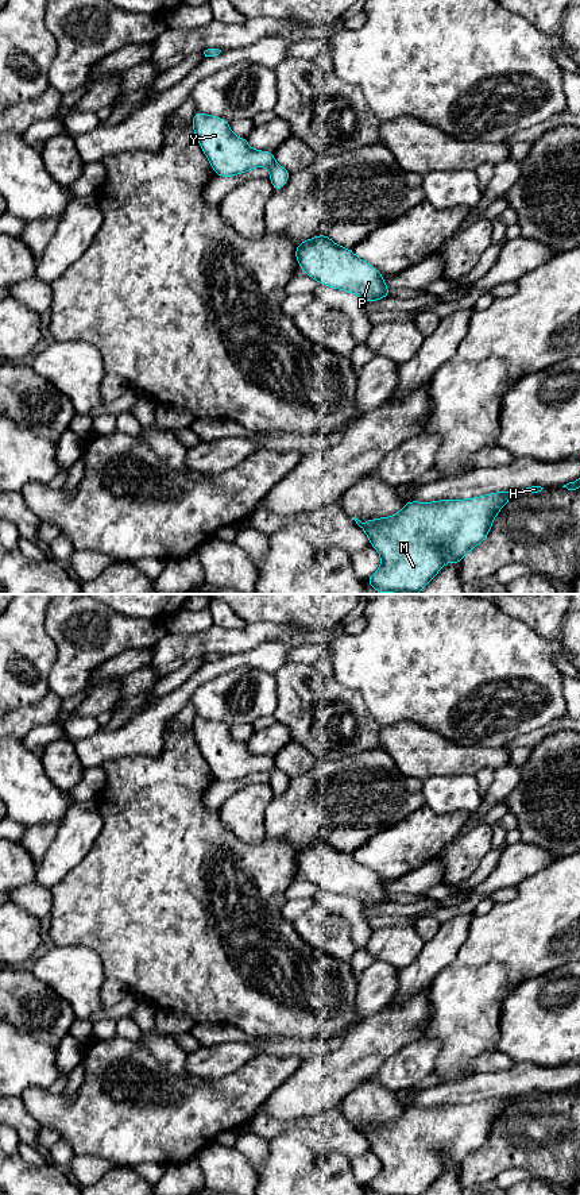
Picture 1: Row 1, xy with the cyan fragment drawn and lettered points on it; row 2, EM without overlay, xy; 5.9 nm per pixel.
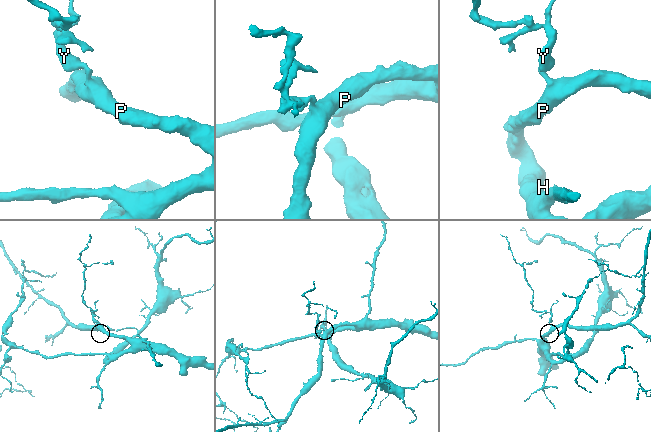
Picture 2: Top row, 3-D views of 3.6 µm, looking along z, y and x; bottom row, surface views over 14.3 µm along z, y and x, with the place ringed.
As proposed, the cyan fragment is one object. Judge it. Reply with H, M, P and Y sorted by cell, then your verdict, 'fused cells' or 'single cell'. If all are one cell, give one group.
groups H M P Y; single cell

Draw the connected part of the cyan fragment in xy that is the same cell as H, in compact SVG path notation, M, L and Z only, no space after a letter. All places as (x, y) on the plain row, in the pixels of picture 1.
M531 1091L518 1096L498 1096L469 1105L428 1109L411 1106L403 1109L402 1115L391 1122L372 1123L368 1127L352 1122L382 1163L380 1173L366 1187L375 1195L422 1195L448 1165L460 1171L463 1161L487 1142L496 1118L513 1100L538 1098L542 1094Z

